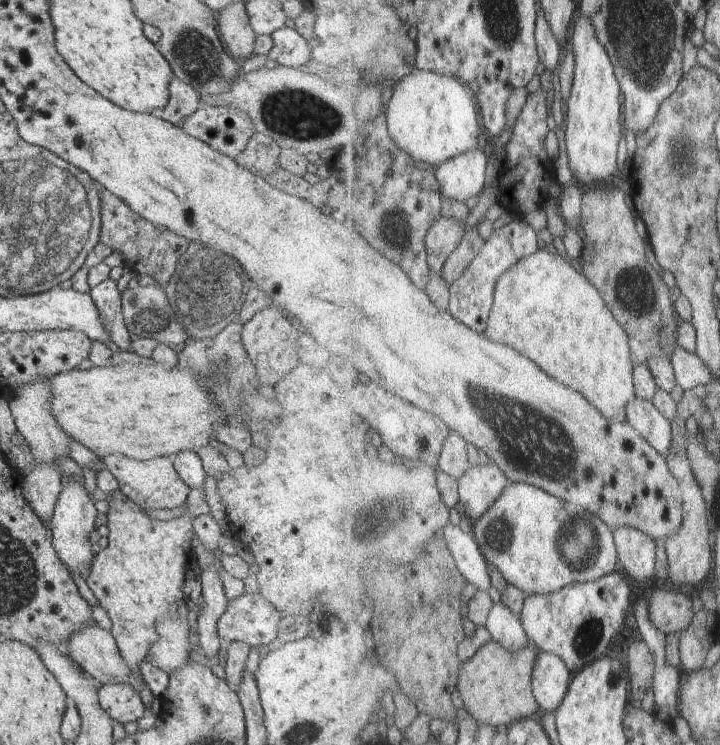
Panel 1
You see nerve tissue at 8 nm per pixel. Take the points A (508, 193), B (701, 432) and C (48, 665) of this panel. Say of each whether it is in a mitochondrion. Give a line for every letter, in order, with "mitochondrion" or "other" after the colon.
A: other
B: other
C: other

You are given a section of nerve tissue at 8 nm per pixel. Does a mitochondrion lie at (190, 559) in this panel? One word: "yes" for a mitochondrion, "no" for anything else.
no

